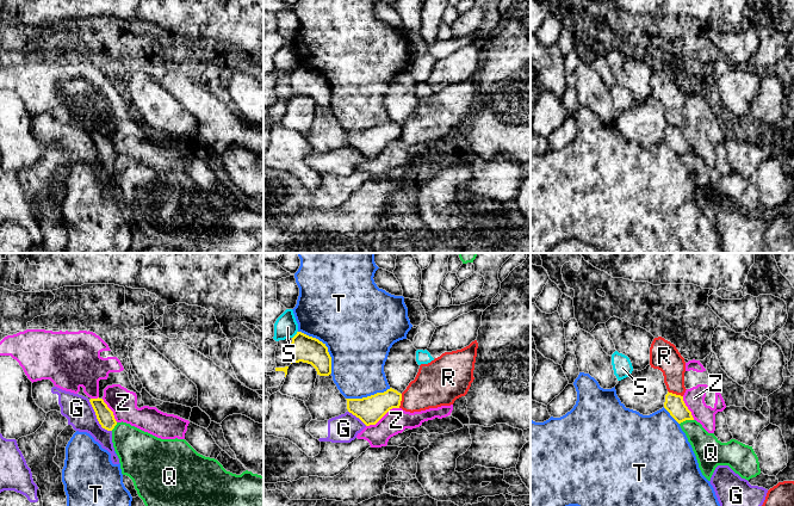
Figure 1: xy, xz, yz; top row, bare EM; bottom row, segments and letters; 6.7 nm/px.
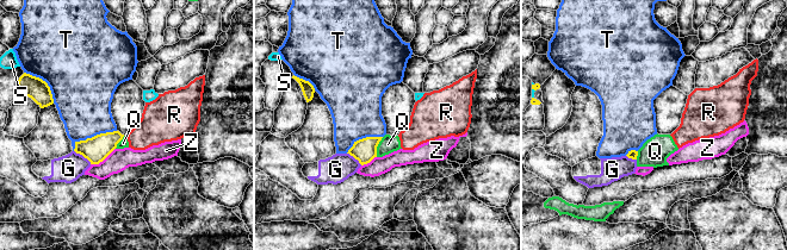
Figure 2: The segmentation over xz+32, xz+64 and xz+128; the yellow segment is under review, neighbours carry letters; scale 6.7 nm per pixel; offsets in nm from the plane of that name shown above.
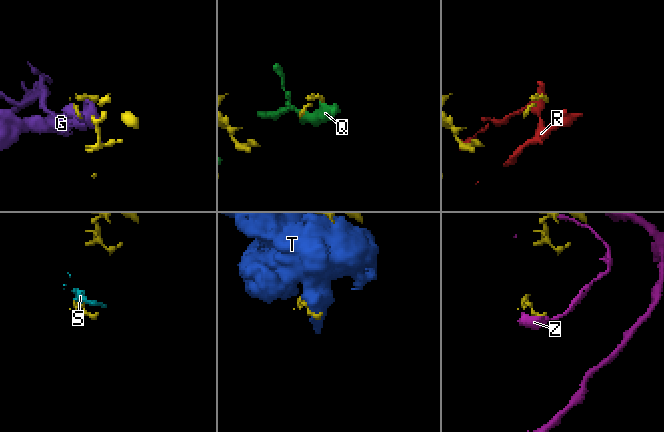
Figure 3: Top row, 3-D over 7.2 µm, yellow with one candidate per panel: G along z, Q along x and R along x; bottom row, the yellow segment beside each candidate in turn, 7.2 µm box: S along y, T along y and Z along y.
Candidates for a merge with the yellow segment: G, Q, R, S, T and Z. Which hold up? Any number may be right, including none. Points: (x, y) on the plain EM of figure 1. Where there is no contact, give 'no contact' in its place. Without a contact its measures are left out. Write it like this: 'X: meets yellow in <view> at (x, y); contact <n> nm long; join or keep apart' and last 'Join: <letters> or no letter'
G: meets yellow in xy at (97, 150); contact 260 nm long; keep apart
Q: meets yellow in yz at (686, 152); contact 100 nm long; keep apart
R: meets yellow in yz at (675, 127); contact 110 nm long; keep apart
S: meets yellow in xz at (296, 67); contact 70 nm long; keep apart
T: meets yellow in xz at (326, 79); contact 360 nm long; keep apart
Z: meets yellow in xz at (382, 149); contact 260 nm long; keep apart
Join: no letter

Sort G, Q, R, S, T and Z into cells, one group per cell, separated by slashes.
G / Q / R / S Z / T

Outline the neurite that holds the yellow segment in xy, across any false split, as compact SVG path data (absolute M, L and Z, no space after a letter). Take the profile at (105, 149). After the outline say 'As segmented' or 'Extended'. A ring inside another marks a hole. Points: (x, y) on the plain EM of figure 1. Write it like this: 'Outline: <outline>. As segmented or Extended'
Outline: M91 131L89 135L101 160L112 163L117 158L113 144L107 140L103 131Z. As segmented

